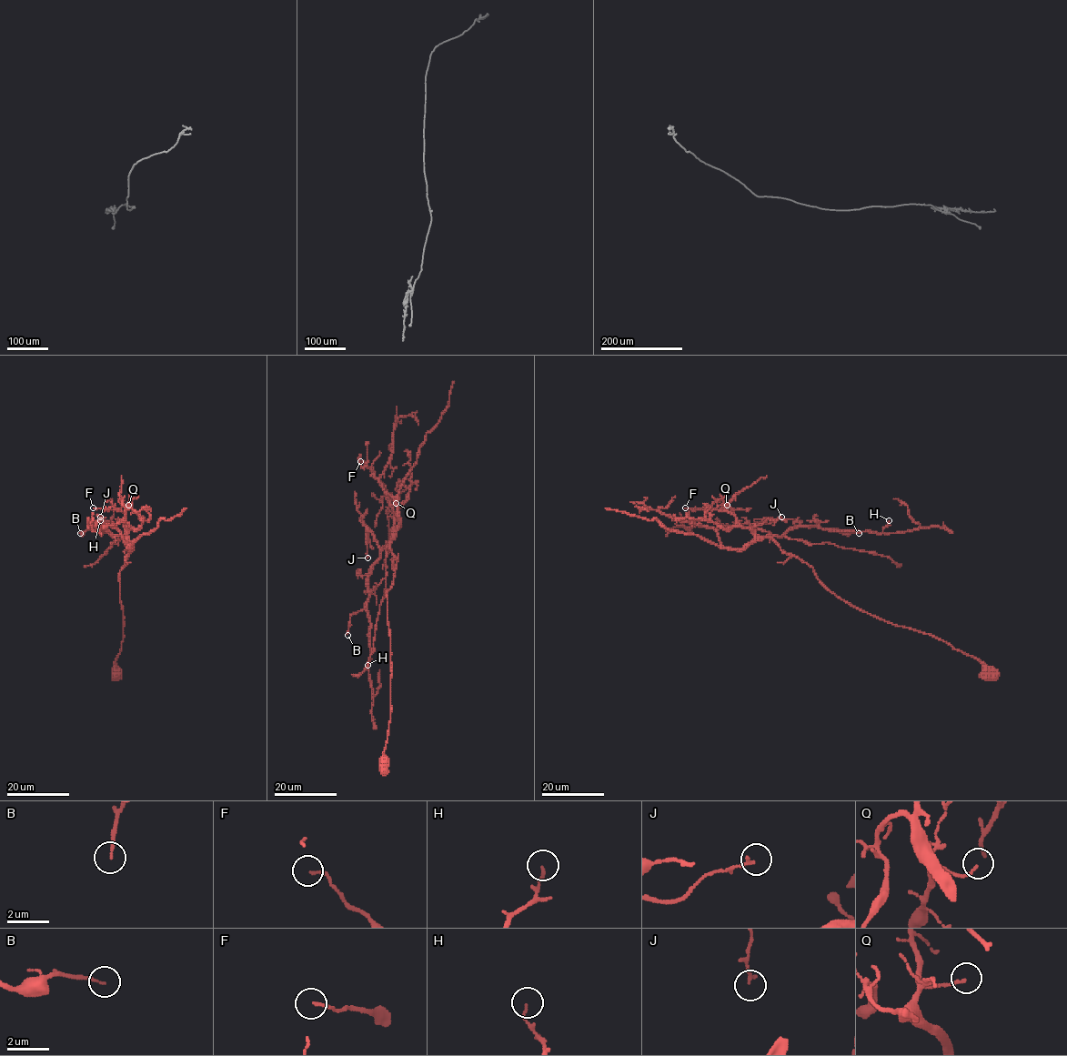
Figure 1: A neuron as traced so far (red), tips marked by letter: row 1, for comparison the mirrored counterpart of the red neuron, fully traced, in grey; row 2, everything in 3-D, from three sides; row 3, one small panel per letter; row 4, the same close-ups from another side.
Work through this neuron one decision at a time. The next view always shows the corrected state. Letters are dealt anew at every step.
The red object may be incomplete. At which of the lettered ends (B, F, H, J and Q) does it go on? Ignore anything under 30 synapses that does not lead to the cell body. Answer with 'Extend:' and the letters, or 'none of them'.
Extend: none of them

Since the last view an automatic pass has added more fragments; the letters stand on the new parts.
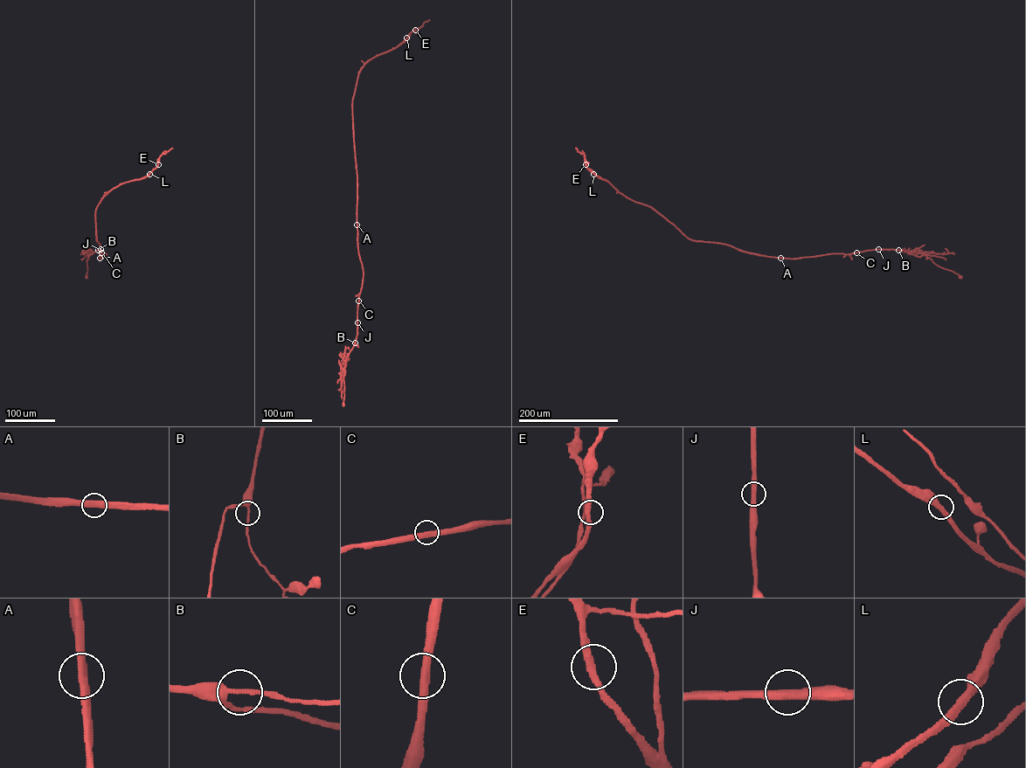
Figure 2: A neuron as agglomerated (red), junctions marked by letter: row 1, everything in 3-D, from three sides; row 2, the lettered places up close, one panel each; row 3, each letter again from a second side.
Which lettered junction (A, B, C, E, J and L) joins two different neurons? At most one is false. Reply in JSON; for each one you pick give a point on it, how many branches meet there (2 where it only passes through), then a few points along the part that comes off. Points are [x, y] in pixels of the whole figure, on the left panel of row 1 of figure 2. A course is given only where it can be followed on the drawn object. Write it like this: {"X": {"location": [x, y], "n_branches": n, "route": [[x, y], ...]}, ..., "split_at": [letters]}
{"A": {"location": [100, 258], "n_branches": 2, "route": [[100, 258], [95, 213], [101, 198], [120, 185], [147, 176], [157, 166], [161, 155]]}, "split_at": ["A"]}

